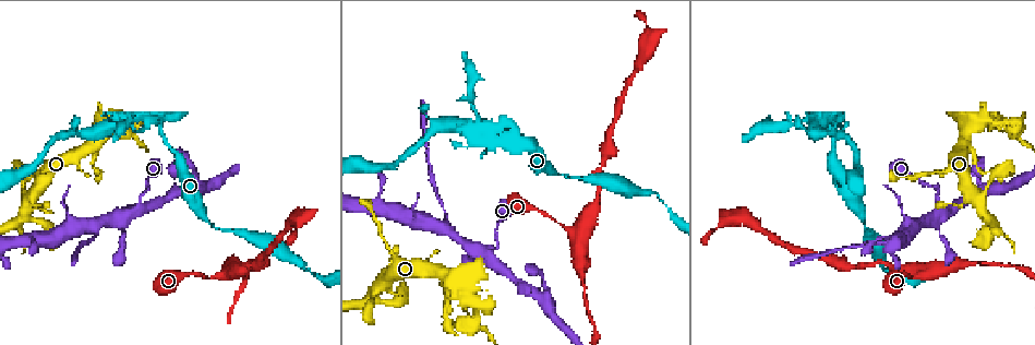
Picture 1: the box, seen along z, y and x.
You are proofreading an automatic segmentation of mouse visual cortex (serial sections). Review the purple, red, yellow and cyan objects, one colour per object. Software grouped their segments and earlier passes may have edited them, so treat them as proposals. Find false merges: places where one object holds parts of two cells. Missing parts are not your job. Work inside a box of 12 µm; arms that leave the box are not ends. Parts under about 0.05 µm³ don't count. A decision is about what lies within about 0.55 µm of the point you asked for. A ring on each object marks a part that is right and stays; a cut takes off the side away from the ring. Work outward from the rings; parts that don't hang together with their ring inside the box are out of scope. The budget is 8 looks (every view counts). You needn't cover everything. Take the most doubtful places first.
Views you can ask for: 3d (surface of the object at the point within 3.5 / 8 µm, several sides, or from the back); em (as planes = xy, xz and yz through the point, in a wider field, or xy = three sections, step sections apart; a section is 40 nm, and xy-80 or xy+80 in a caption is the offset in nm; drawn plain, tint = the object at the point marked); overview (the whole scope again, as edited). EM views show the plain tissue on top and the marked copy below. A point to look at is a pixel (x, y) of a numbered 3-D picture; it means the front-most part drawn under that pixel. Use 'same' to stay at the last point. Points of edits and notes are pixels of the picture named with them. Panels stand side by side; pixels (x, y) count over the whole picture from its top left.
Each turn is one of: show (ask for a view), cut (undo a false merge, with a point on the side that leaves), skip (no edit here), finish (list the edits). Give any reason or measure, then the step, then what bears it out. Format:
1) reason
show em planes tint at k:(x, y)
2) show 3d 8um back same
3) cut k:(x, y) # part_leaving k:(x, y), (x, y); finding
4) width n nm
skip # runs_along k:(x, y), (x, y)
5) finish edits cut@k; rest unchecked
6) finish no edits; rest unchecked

abrupt turn
show 3d 3.5um at 1:(935, 188)

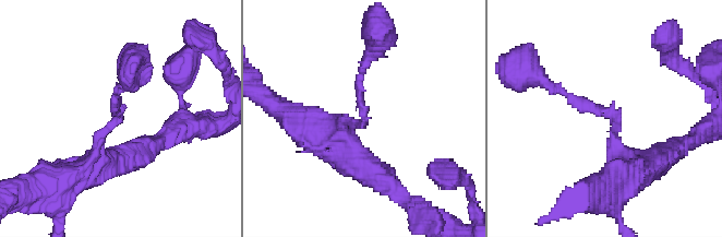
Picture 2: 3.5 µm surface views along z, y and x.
arm_widths 150, 200 nm; need the tissue
show em xy step 3 tint at 2:(120, 111)

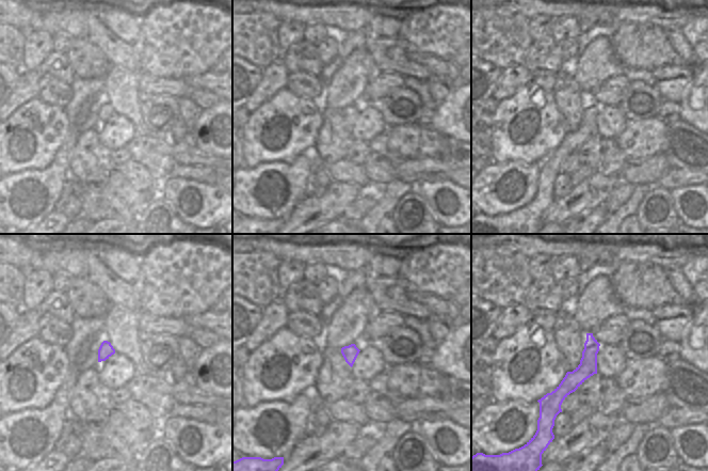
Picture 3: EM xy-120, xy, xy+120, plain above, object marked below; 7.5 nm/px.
skip # runs_along 3:(590, 335), (589, 364), (549, 408); continuous, no second cell

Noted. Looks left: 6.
two arms in line, one across
show 3d 3.5um at 1:(97, 224)

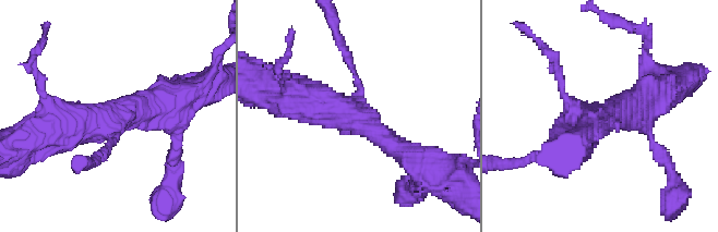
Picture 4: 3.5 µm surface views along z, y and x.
arms 3; arm_widths 100, 300, 600 nm; shape alone is not enough
show em xy step 5 tint at 4:(351, 114)

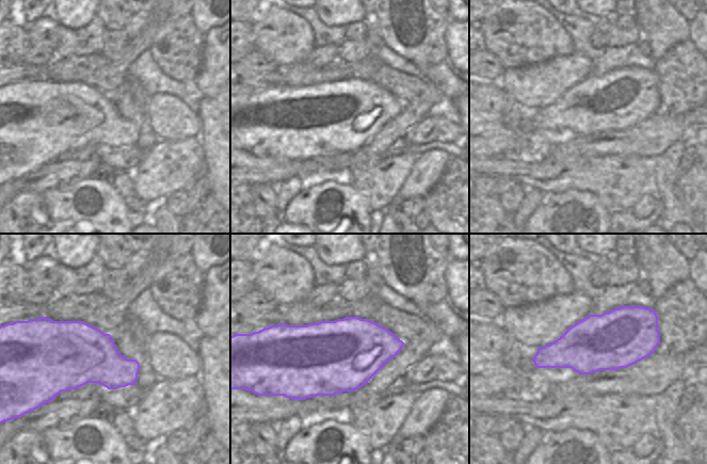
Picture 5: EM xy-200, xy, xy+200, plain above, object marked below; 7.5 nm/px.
show em planes tint same

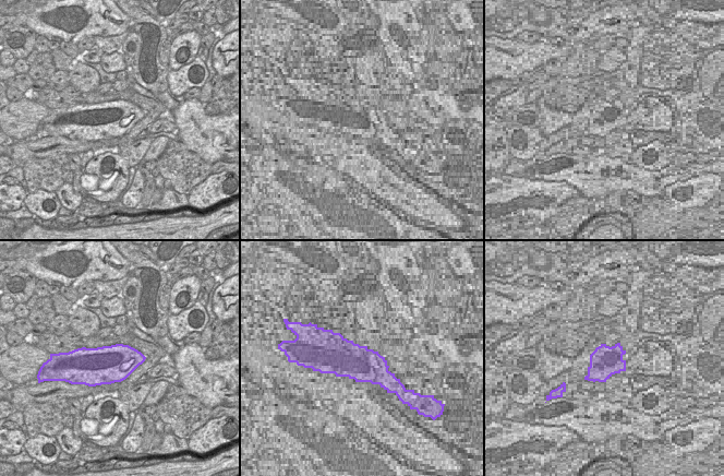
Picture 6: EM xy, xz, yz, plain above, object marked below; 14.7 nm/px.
skip # runs_along 4:(409, 155), (352, 113), (285, 94); all the same cell

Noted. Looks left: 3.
three-way junction
show 3d 3.5um at 1:(226, 273)

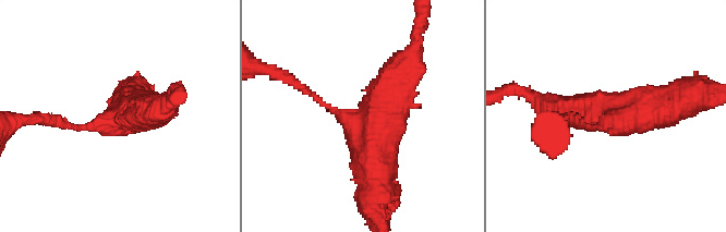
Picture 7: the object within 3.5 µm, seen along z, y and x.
arms 3; arm_widths 100, 450, 500 nm
show em xy step 1 tint at 7:(121, 119)

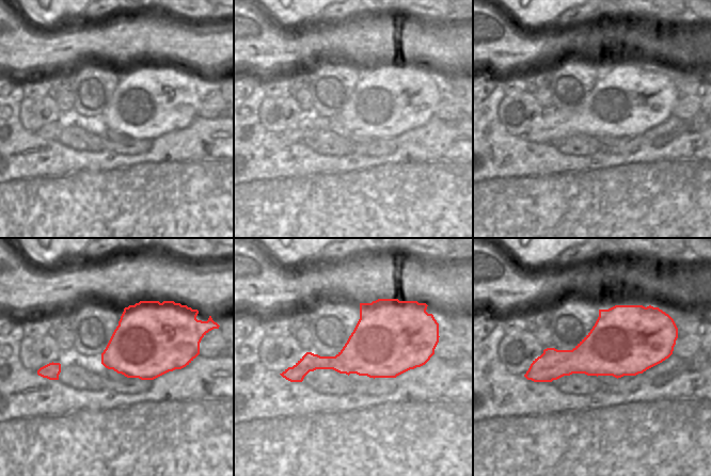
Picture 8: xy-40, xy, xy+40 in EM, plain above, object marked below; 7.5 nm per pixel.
width 500 nm
skip # runs_along 7:(302, 88), (368, 124), (406, 69); all the same cell

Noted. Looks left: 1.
thin neck
show 3d 3.5um at 1:(299, 218)

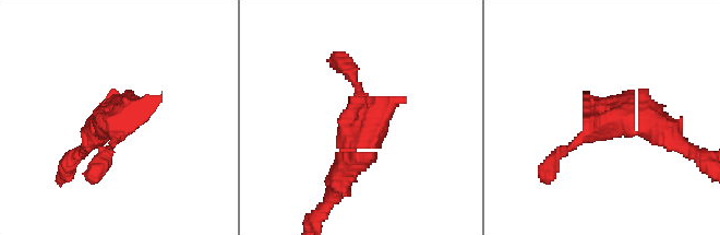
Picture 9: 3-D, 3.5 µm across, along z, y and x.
skip # runs_along 9:(339, 180), (356, 130), (406, 100); one cell here

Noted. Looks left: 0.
finish no edits; rest unchecked

